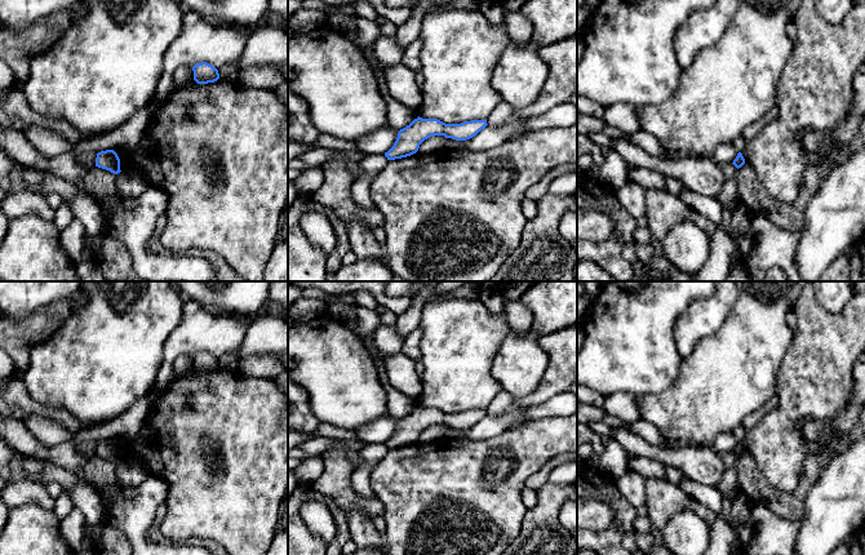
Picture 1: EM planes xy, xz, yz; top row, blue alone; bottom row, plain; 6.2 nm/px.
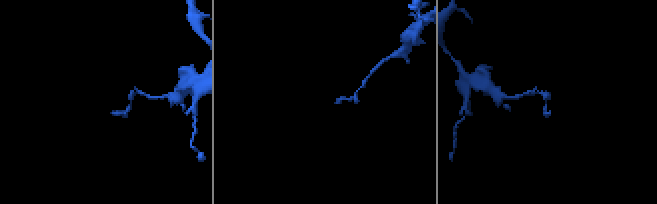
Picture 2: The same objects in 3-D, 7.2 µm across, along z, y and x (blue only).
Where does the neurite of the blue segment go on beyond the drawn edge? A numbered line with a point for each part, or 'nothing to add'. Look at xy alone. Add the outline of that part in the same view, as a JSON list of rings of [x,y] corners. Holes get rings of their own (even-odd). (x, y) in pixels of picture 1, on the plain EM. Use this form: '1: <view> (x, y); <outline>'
nothing to add

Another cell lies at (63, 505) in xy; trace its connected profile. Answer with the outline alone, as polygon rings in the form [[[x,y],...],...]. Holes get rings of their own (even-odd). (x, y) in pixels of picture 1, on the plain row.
[[[63,489],[61,496],[54,500],[53,512],[57,515],[59,520],[62,520],[71,512],[72,509],[74,509],[72,500],[68,496],[67,490]]]

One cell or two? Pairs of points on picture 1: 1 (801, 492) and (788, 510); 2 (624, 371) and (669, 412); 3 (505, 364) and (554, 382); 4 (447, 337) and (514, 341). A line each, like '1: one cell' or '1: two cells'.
1: one cell
2: two cells
3: two cells
4: two cells

